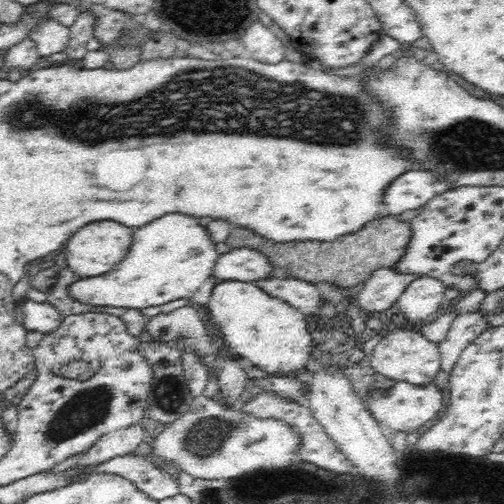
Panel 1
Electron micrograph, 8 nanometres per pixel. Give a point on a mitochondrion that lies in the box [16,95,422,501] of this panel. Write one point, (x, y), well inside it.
(83, 411)

